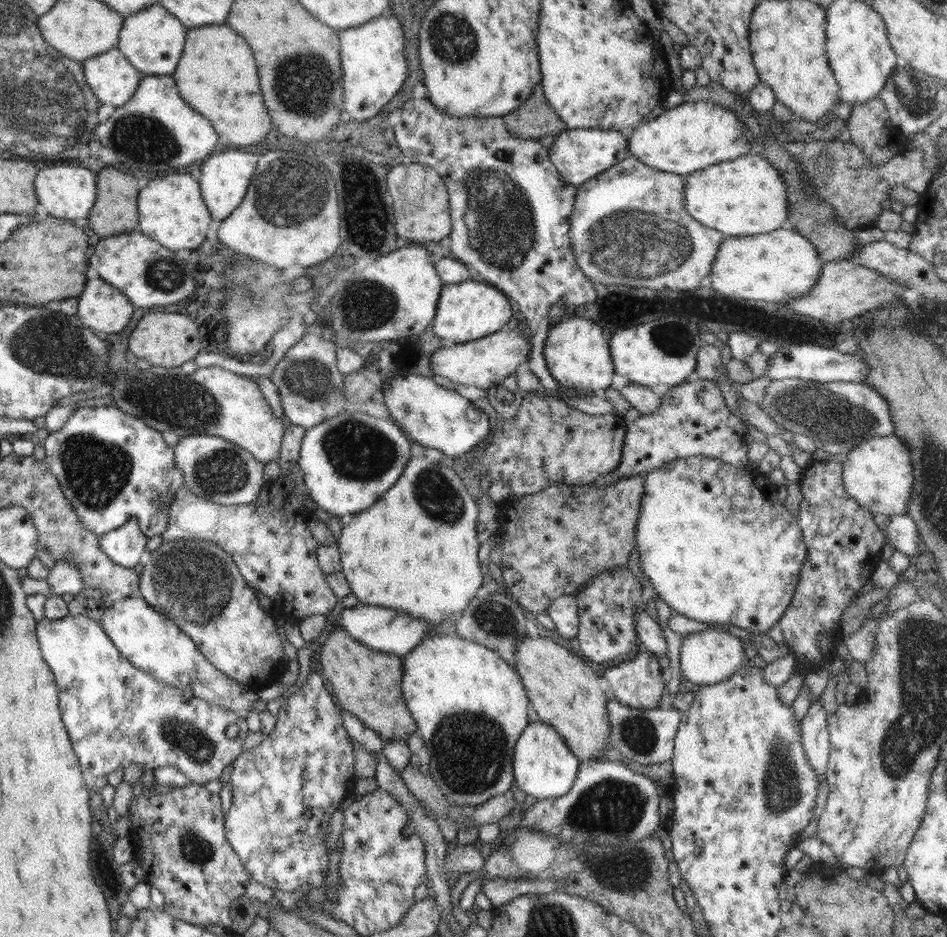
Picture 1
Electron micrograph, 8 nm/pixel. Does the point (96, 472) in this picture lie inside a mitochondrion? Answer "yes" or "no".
yes

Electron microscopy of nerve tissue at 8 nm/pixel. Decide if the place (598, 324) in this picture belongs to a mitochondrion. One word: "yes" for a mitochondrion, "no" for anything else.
no

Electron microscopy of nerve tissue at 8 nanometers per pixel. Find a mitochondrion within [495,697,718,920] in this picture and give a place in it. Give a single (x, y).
(609, 809)

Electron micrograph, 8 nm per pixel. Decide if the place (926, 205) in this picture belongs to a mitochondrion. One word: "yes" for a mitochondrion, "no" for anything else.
no

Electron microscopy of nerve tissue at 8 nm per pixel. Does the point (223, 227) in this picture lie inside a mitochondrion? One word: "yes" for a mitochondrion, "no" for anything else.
no

